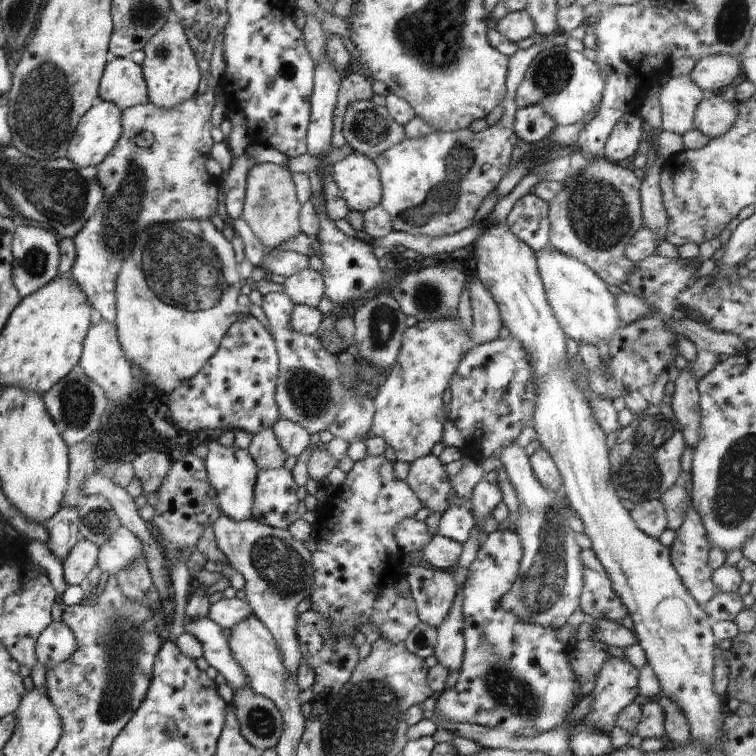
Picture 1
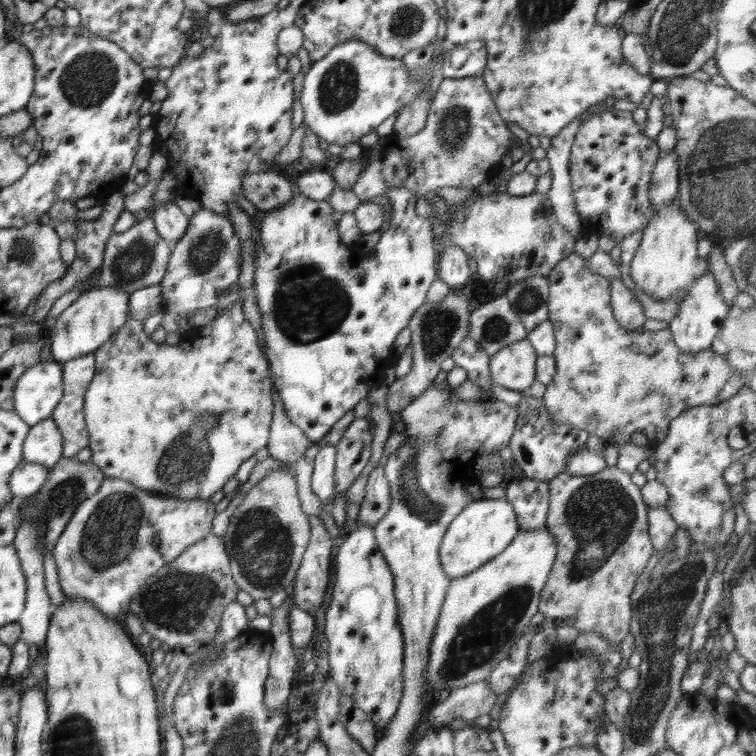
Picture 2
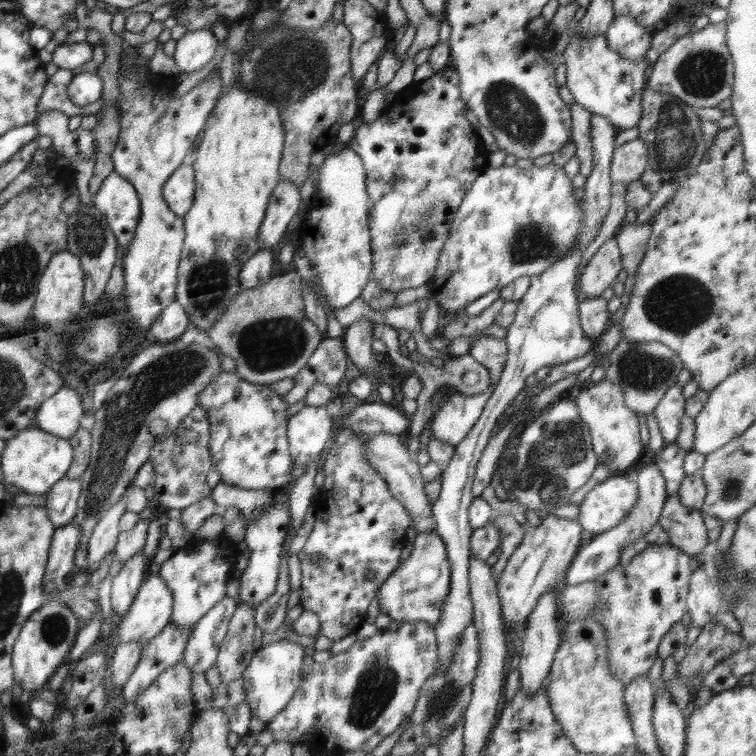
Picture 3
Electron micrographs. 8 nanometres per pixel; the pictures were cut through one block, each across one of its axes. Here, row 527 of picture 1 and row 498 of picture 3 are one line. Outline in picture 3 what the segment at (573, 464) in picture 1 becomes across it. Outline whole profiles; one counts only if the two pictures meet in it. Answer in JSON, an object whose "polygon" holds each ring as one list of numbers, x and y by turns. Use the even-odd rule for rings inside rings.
{"polygon":[[619,473,596,484,578,505,577,520,594,535,615,527,638,499,638,486,629,473]]}

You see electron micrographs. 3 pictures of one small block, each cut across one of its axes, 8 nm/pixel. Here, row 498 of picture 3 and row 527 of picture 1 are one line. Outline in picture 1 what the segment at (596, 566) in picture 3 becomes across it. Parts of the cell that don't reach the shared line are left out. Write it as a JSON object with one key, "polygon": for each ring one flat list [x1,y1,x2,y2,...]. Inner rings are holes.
{"polygon":[[646,499,629,510,636,526,649,537,657,539,667,528,667,516,660,499]]}

